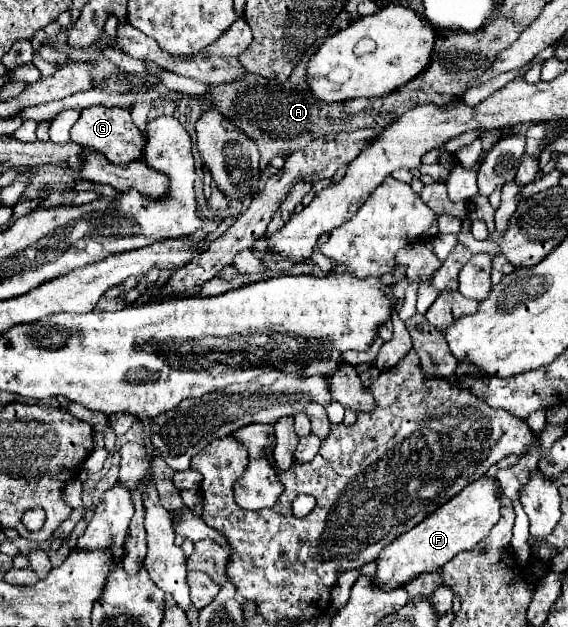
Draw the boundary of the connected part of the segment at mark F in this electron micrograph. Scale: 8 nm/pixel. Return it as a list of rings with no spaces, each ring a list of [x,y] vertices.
[[[487,476],[465,486],[465,490],[461,490],[457,496],[445,502],[429,518],[425,518],[413,530],[401,534],[381,550],[379,558],[375,560],[377,572],[373,574],[373,584],[381,590],[401,588],[425,572],[435,572],[451,558],[455,558],[459,552],[473,550],[485,536],[489,536],[491,528],[497,524],[501,516],[501,504],[497,500],[497,494],[499,486]]]

